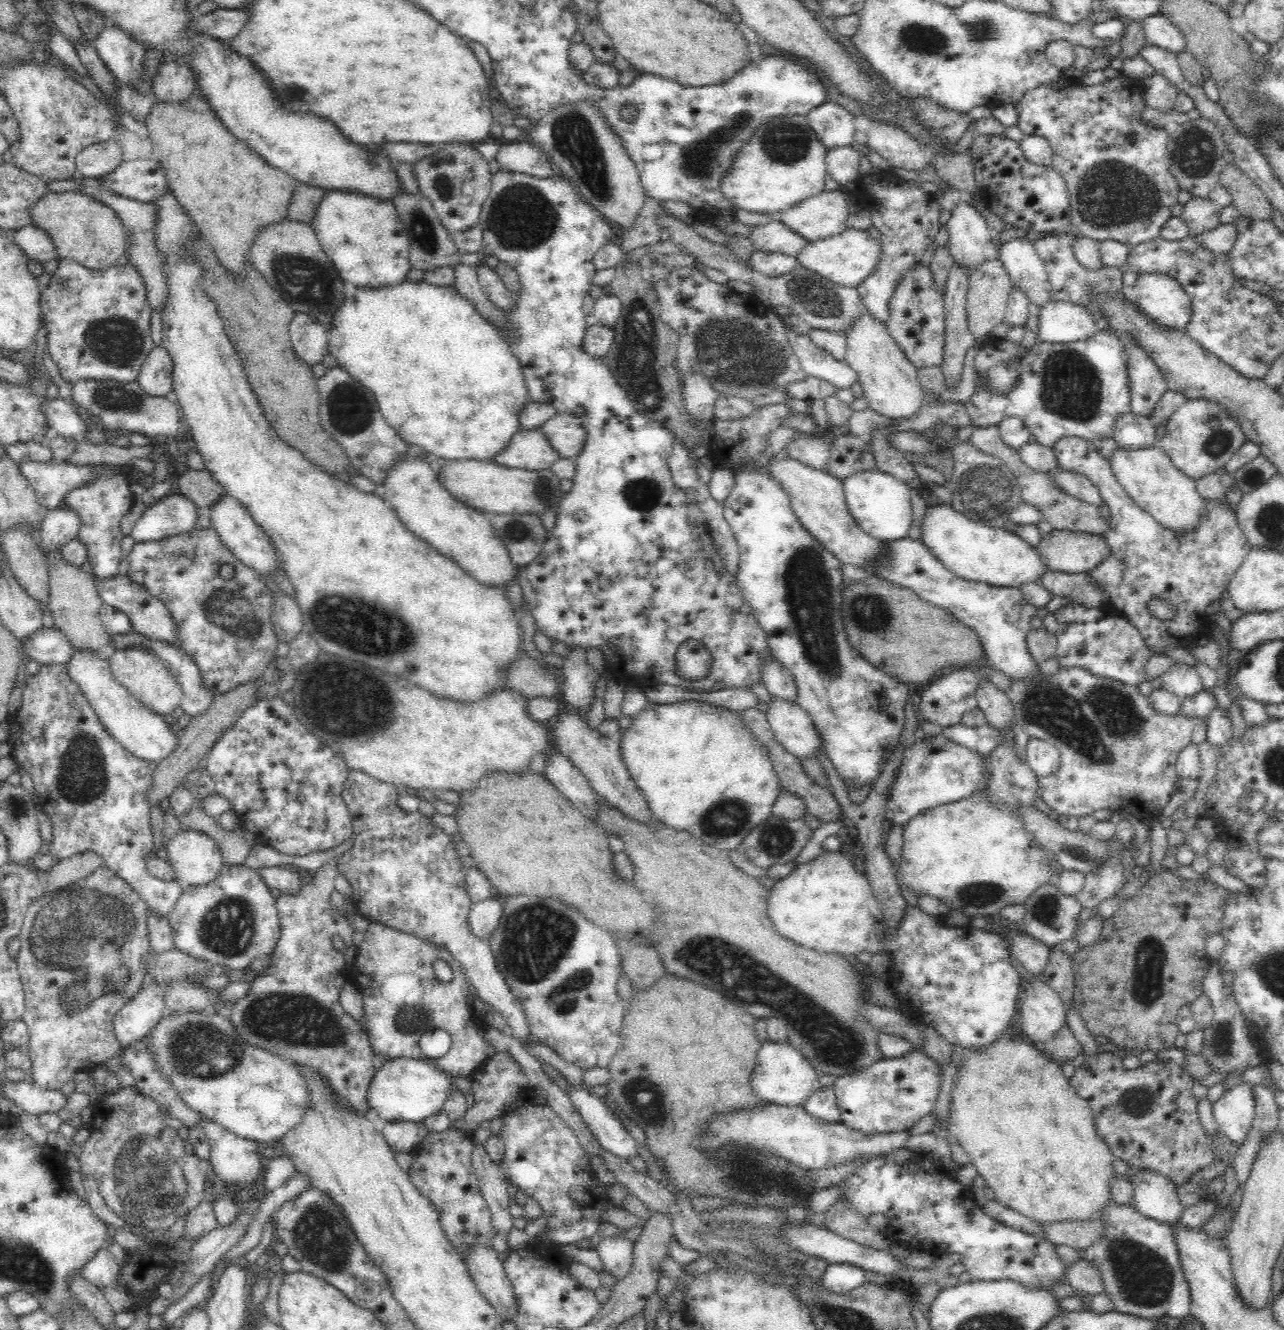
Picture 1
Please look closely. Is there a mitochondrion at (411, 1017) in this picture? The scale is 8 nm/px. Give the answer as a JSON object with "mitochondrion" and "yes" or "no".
{"mitochondrion":"yes"}

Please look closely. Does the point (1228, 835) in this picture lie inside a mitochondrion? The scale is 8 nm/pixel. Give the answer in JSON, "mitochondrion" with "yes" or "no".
{"mitochondrion":"no"}

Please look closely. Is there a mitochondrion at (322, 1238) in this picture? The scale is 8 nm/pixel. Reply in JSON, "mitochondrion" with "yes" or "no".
{"mitochondrion":"yes"}

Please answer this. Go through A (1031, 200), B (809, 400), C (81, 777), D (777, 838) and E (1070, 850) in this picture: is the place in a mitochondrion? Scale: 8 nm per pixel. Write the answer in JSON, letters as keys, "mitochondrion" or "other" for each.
{"A":"other","B":"other","C":"mitochondrion","D":"mitochondrion","E":"mitochondrion"}

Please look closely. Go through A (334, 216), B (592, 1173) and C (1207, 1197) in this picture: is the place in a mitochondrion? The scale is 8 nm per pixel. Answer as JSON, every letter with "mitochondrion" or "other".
{"A":"other","B":"other","C":"other"}

